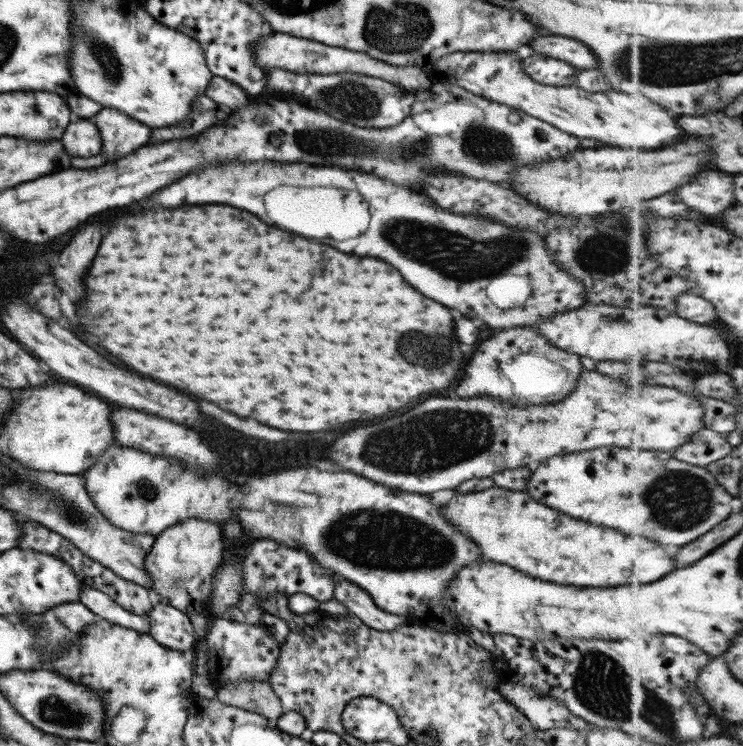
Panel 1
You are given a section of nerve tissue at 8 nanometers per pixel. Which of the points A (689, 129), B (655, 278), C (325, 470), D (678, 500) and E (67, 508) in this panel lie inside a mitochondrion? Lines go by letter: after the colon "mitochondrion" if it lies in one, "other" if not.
A: other
B: other
C: other
D: mitochondrion
E: mitochondrion

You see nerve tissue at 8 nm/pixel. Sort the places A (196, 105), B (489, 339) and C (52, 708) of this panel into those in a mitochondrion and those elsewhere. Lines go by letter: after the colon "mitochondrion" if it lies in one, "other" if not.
A: other
B: other
C: mitochondrion

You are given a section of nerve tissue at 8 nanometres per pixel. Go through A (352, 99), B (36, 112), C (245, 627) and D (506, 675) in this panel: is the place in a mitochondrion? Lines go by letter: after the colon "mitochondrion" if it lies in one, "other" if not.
A: mitochondrion
B: mitochondrion
C: other
D: other

